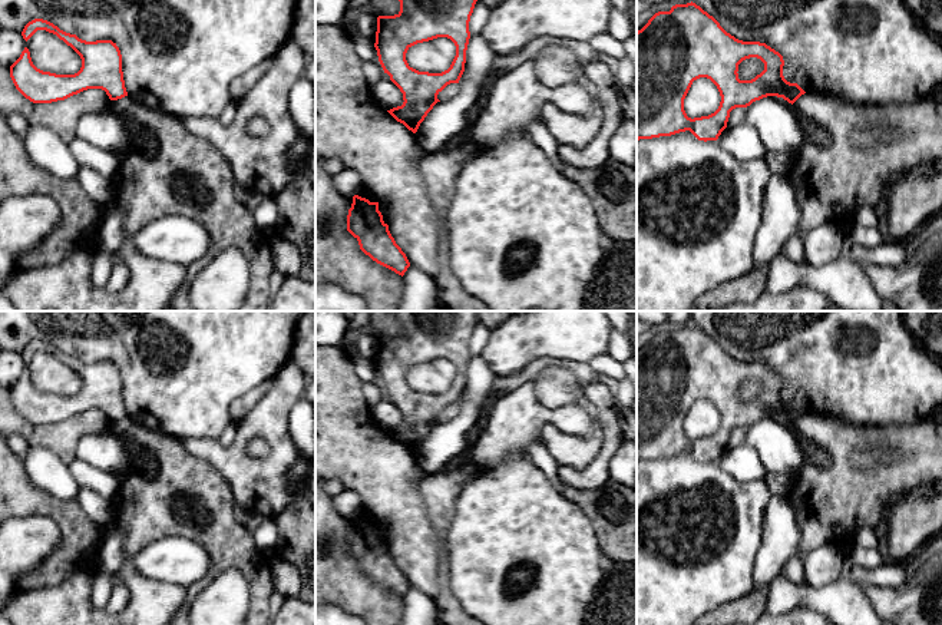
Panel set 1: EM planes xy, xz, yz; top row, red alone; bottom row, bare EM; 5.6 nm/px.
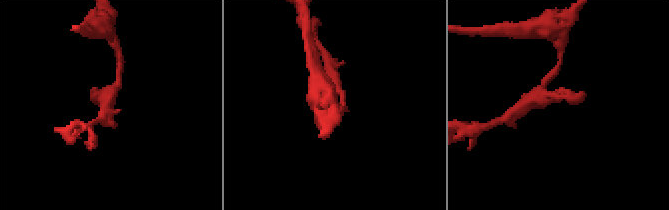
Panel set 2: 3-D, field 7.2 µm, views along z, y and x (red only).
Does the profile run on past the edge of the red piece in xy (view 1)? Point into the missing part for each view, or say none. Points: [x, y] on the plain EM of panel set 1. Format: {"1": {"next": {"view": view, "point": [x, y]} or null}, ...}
{"1": {"next": null}}

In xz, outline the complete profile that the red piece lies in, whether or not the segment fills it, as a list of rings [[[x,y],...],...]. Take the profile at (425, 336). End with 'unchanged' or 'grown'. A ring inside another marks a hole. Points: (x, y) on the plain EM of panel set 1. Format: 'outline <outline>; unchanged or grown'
outline [[[393,311],[400,323],[400,333],[394,337],[379,337],[374,368],[379,383],[390,401],[403,414],[403,426],[387,431],[397,443],[413,454],[417,453],[433,427],[440,423],[437,416],[450,404],[459,404],[466,384],[470,360],[469,343],[477,323],[477,311]],[[447,358],[456,367],[456,377],[450,388],[442,394],[419,393],[409,387],[407,371],[423,363]]]; unchanged

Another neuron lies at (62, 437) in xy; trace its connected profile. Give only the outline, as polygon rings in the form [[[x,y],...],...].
[[[0,386],[0,436],[7,440],[19,434],[30,447],[46,447],[66,464],[76,459],[76,447],[83,436],[102,433],[109,423],[105,411],[87,410],[65,421],[33,424],[16,410],[10,388]]]

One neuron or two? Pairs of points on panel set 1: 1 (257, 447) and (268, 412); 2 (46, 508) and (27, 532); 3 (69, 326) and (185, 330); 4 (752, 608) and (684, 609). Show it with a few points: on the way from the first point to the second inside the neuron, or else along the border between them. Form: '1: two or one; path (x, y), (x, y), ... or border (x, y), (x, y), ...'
1: two; border (251, 437), (261, 437), (265, 442), (267, 455)
2: two; border (15, 516), (49, 516), (58, 526), (60, 542)
3: one; path (98, 326), (136, 326), (141, 330), (156, 330)
4: two; border (746, 597), (721, 604), (713, 609)

